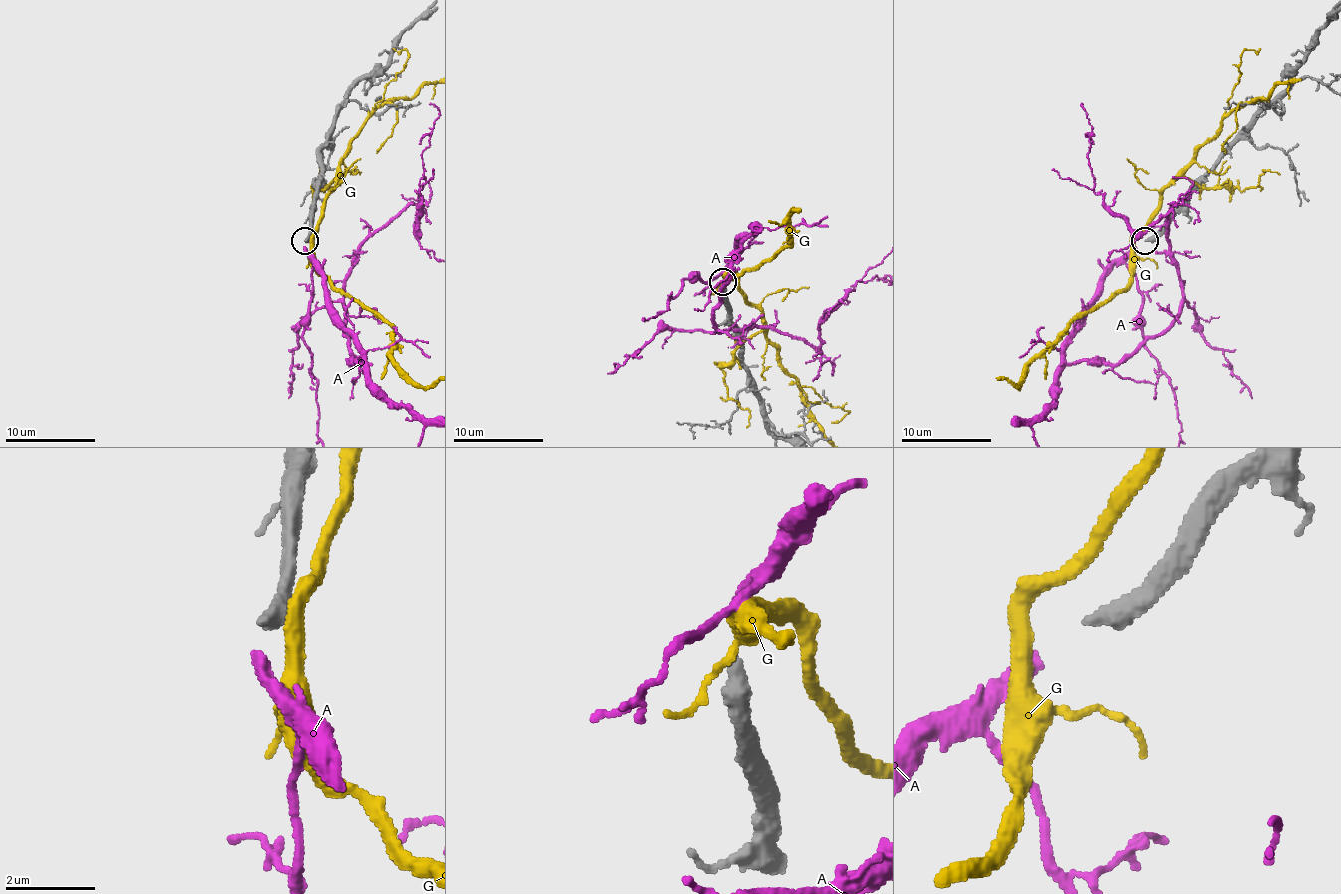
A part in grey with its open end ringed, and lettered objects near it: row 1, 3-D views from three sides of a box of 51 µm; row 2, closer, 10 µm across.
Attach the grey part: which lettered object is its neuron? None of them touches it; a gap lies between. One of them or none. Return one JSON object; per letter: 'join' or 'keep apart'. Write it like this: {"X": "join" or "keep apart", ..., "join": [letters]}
{"A": "join", "G": "keep apart", "join": ["A"]}

